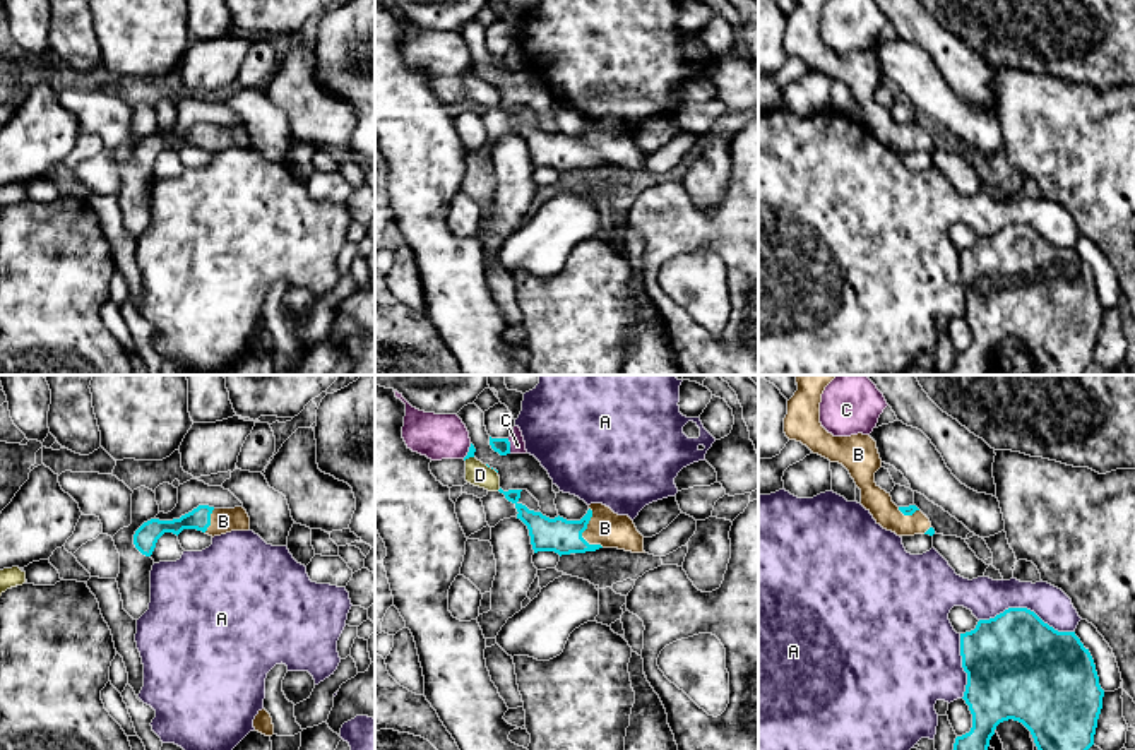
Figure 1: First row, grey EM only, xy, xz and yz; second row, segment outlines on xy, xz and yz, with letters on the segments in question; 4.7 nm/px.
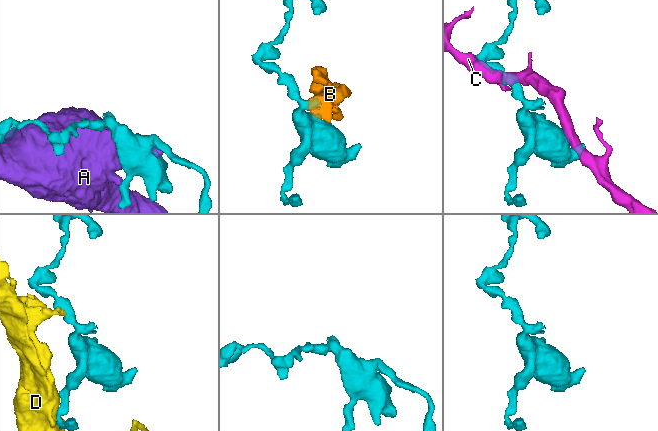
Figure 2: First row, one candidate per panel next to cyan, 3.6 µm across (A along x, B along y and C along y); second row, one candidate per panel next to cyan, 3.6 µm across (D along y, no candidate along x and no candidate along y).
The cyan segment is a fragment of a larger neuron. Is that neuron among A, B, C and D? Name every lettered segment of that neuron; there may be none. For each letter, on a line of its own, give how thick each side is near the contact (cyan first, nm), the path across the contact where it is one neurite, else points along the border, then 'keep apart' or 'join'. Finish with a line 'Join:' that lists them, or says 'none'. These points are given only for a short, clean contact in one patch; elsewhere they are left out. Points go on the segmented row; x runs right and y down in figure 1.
A: 440 nm thick on the cyan side, 190 nm on the other; keep apart
B: 160 nm thick on the cyan side, 160 nm on the other; runs through xz (558, 535), (582, 531), (605, 528); join
C: 80 nm thick on the cyan side, 80 nm on the other; keep apart
D: 20 nm thick on the cyan side, 110 nm on the other; keep apart
Join: B

